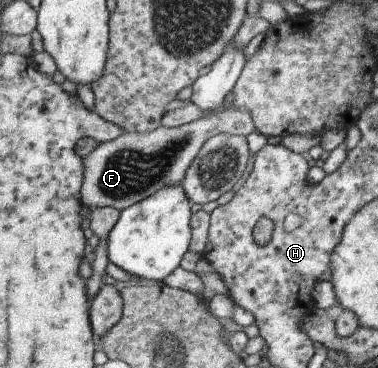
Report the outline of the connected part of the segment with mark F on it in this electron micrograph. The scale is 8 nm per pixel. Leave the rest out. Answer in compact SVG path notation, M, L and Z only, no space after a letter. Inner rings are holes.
M227 107L227 109L221 109L219 113L211 113L207 117L191 121L186 125L179 125L179 127L158 126L152 131L125 133L113 140L99 142L89 155L80 159L81 167L83 167L81 169L83 179L81 179L81 185L79 185L80 206L85 207L87 211L93 211L93 209L99 209L99 207L111 207L117 212L121 212L123 209L153 195L153 193L157 193L165 185L180 185L197 151L209 137L219 133L247 136L253 132L251 115L245 109L241 111L237 107Z

